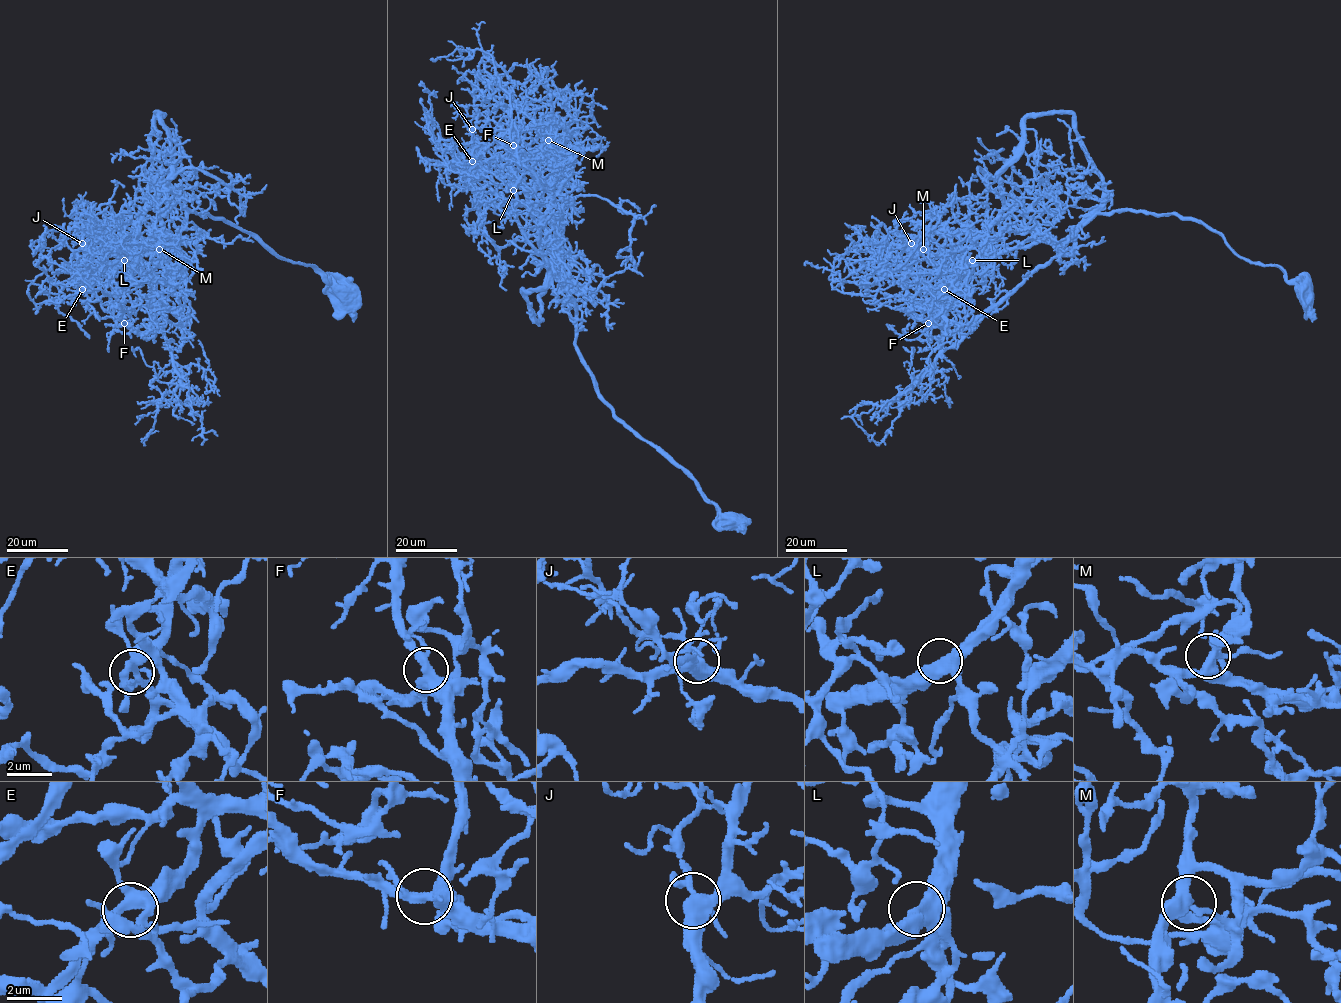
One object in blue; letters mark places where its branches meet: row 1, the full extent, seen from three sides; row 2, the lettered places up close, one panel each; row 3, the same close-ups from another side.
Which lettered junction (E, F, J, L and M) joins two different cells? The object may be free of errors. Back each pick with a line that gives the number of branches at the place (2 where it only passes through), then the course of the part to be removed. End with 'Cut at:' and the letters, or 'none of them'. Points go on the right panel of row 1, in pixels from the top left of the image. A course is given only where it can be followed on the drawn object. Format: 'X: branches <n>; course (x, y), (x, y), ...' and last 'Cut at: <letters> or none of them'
Cut at: none of them

